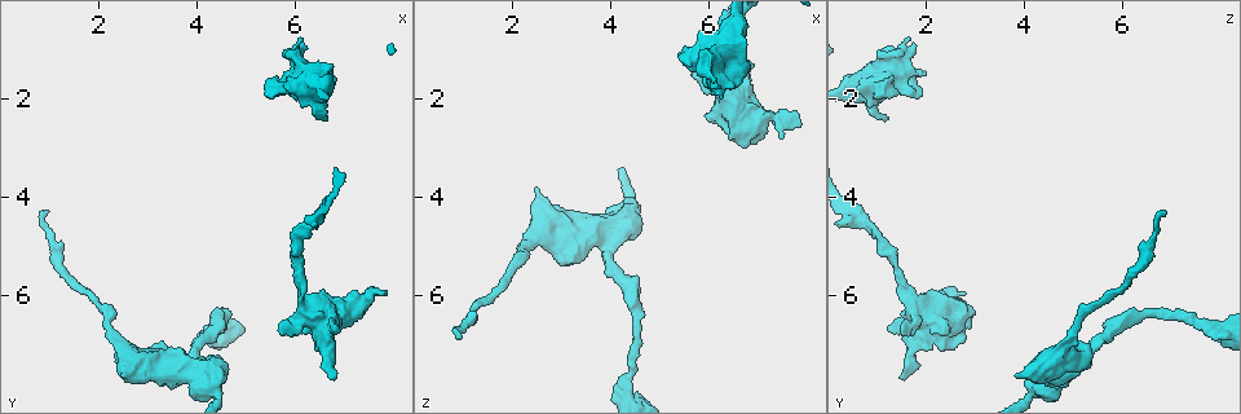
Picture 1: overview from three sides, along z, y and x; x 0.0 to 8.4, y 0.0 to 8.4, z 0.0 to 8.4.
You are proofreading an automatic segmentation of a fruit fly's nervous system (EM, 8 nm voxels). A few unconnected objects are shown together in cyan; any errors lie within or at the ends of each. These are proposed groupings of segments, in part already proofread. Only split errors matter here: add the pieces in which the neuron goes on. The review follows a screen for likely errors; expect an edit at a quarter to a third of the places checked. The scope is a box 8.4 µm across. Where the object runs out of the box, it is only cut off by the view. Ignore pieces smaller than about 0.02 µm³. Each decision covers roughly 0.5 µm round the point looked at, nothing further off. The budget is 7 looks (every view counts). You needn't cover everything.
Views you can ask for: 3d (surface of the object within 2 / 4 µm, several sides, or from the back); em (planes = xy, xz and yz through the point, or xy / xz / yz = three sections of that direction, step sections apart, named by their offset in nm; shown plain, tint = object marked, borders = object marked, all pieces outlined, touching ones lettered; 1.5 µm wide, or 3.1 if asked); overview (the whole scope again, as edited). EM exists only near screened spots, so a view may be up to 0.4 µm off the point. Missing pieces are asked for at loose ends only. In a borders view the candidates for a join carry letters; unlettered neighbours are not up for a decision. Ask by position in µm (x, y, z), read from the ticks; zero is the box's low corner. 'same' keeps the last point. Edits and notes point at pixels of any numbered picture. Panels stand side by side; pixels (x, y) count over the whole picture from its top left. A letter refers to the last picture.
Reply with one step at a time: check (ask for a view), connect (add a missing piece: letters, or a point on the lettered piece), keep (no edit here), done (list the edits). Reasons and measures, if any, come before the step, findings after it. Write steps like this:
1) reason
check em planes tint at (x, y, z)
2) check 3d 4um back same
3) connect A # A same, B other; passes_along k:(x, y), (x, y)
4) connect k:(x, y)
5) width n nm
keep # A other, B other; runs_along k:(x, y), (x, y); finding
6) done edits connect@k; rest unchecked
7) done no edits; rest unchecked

check 3d 2um at (2.50, 7.65, 3.85)

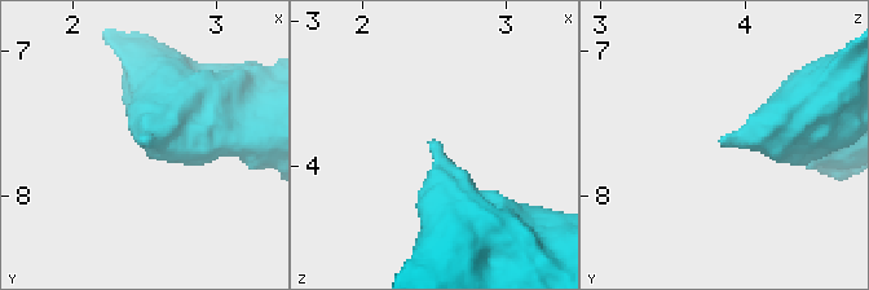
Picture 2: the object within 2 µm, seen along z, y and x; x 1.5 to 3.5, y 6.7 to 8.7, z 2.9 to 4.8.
check em planes plain at (2.48, 7.60, 3.82)

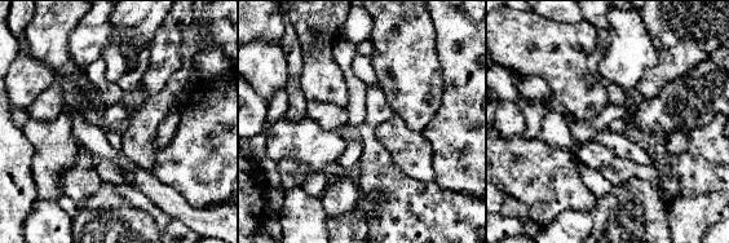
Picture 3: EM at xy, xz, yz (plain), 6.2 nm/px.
check em planes borders same

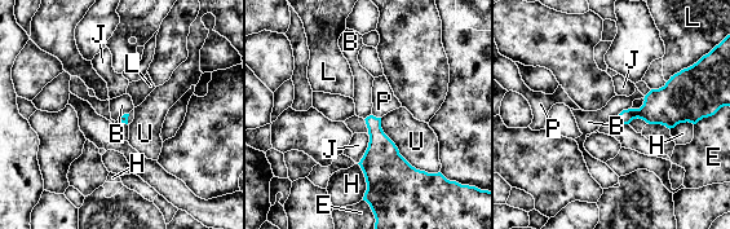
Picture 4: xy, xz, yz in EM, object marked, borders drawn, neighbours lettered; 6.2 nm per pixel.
connect P # B other, E other, H other, J other, L other, P same, U other; passes_along 4:(381, 155), (375, 117), (384, 101); the neuron continues

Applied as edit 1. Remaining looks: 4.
an open end
check em planes plain at (6.75, 7.65, 1.45)

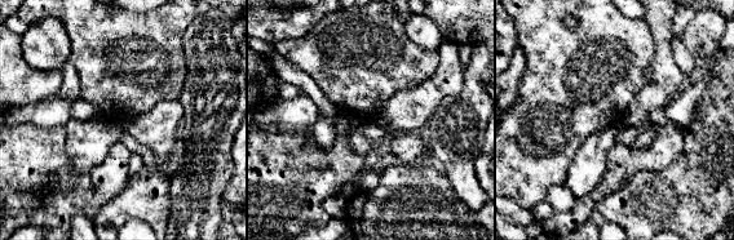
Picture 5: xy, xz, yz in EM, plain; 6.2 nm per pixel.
what lies round it
check em planes borders same

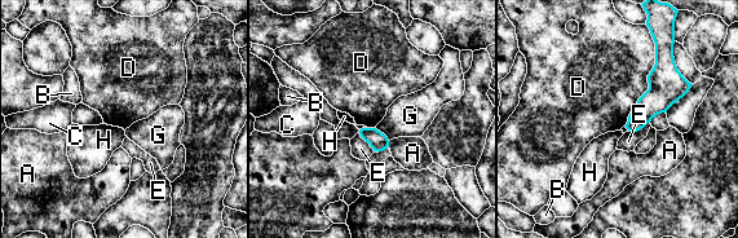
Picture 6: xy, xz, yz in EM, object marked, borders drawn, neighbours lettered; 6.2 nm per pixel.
longest_contact D 550 nm
keep # A other, B other, C other, D other, E other, G other, H other; border 6:(653, 39), (648, 89), (623, 126); no lettered piece goes on from it

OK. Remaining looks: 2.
free end
check 3d 2um back at (7.80, 6.00, 2.60)

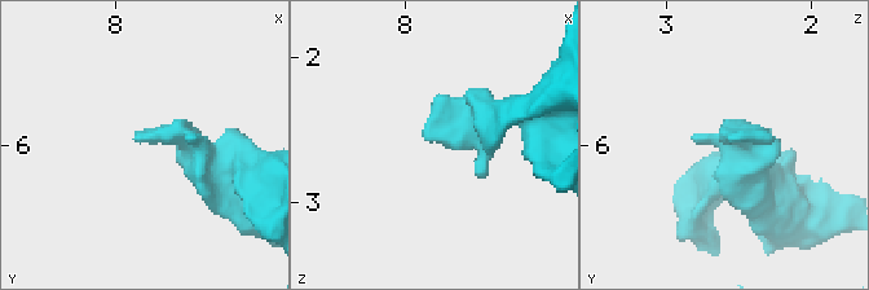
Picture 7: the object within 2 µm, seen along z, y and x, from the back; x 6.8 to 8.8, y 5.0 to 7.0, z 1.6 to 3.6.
now the EM
check em planes borders at (7.84, 5.98, 2.56)

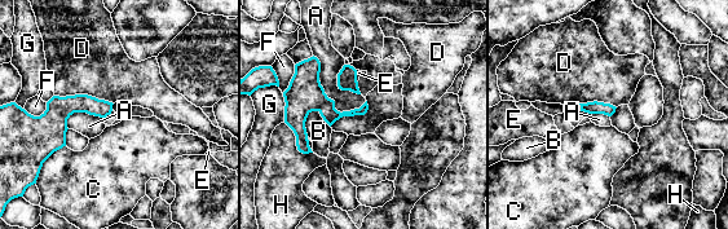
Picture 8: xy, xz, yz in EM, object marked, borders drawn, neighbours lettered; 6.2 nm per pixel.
keep # A other, B other, C other, D other, E other, F other, G other, H other; border 8:(313, 54), (334, 106), (358, 109); none of them fits

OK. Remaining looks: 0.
done edits connect@4; rest unchecked

